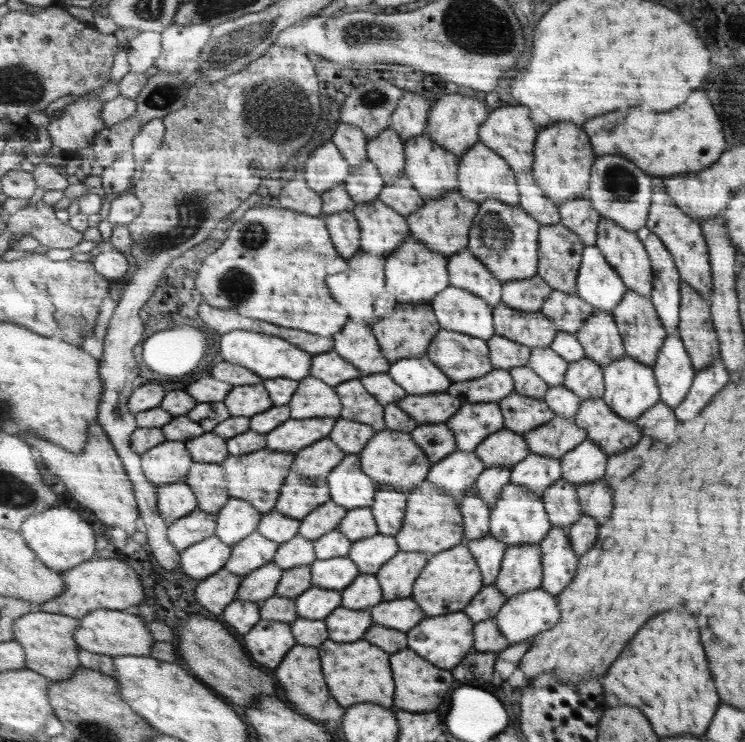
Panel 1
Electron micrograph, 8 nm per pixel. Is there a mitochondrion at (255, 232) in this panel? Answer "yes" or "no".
yes

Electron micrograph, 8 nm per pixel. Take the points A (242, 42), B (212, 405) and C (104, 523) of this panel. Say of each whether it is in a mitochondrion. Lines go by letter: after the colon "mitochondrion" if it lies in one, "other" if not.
A: mitochondrion
B: other
C: other

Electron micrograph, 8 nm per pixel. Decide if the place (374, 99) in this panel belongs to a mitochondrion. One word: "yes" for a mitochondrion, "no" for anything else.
yes

